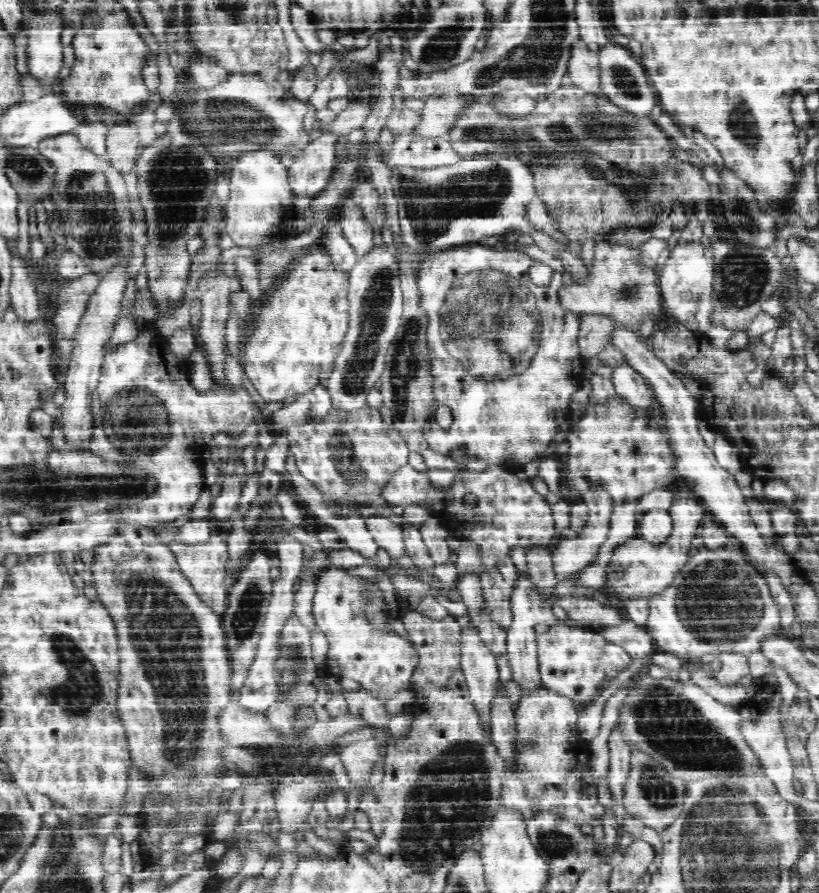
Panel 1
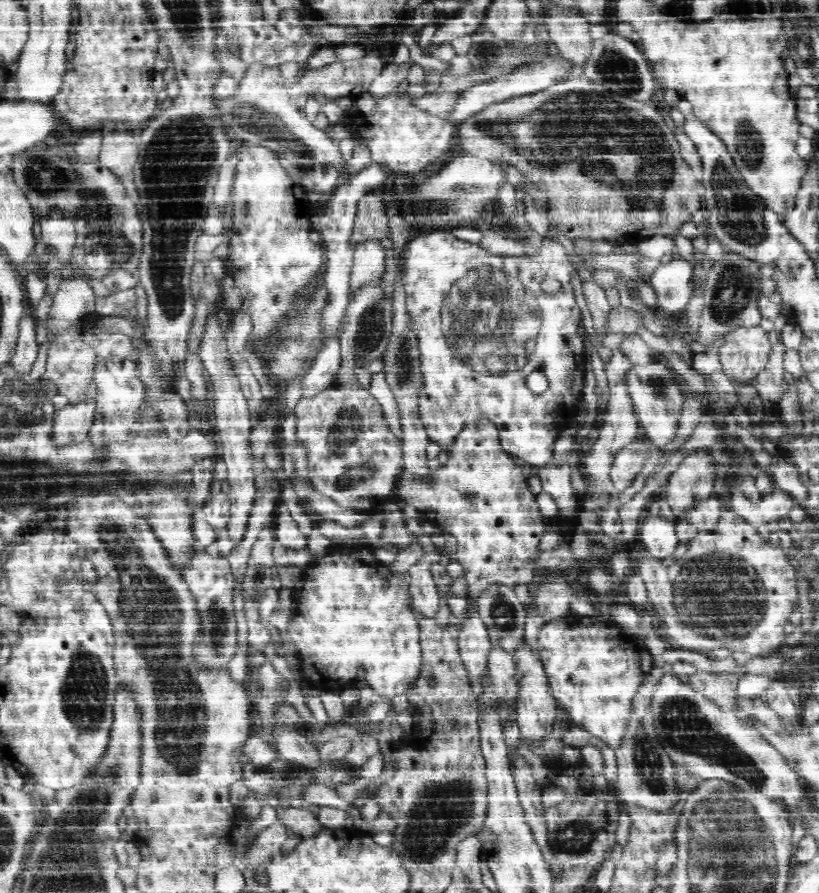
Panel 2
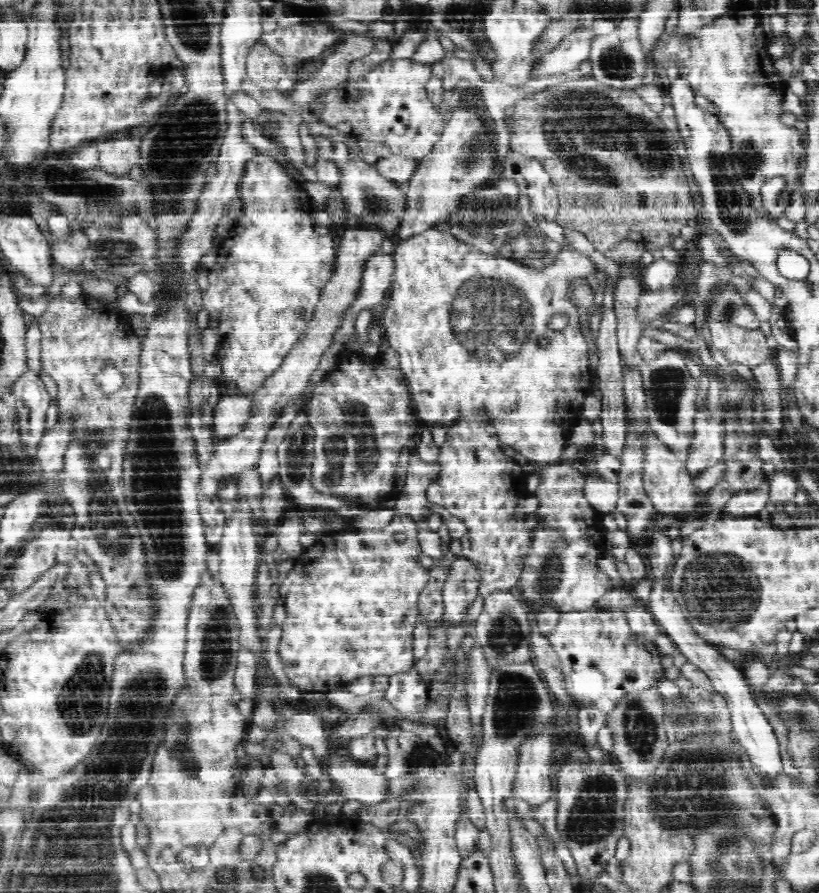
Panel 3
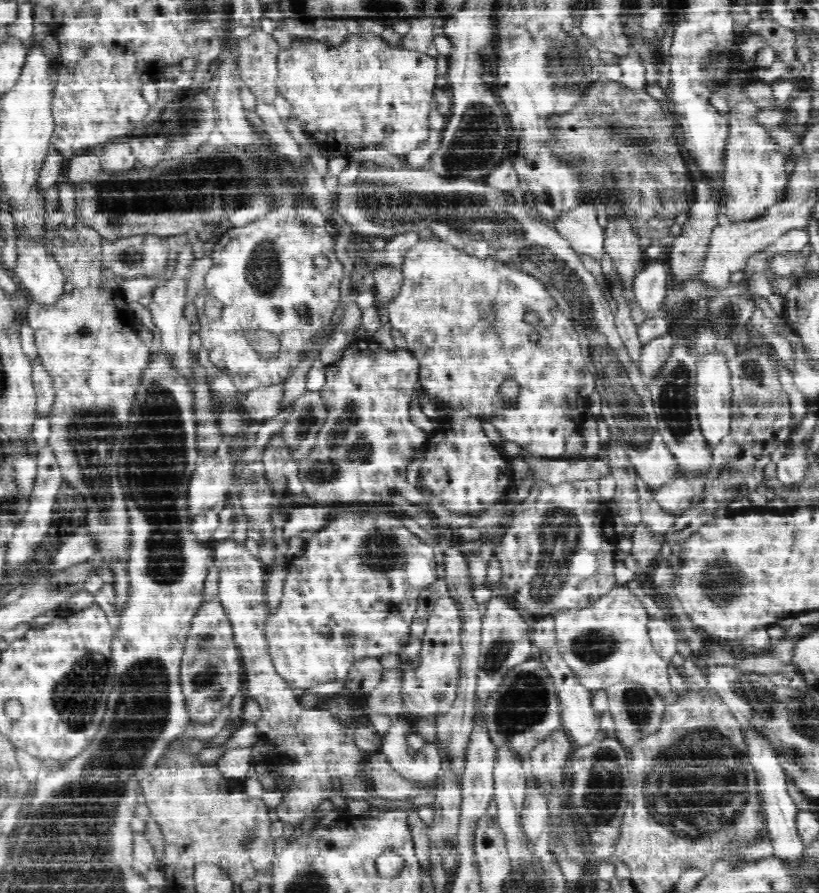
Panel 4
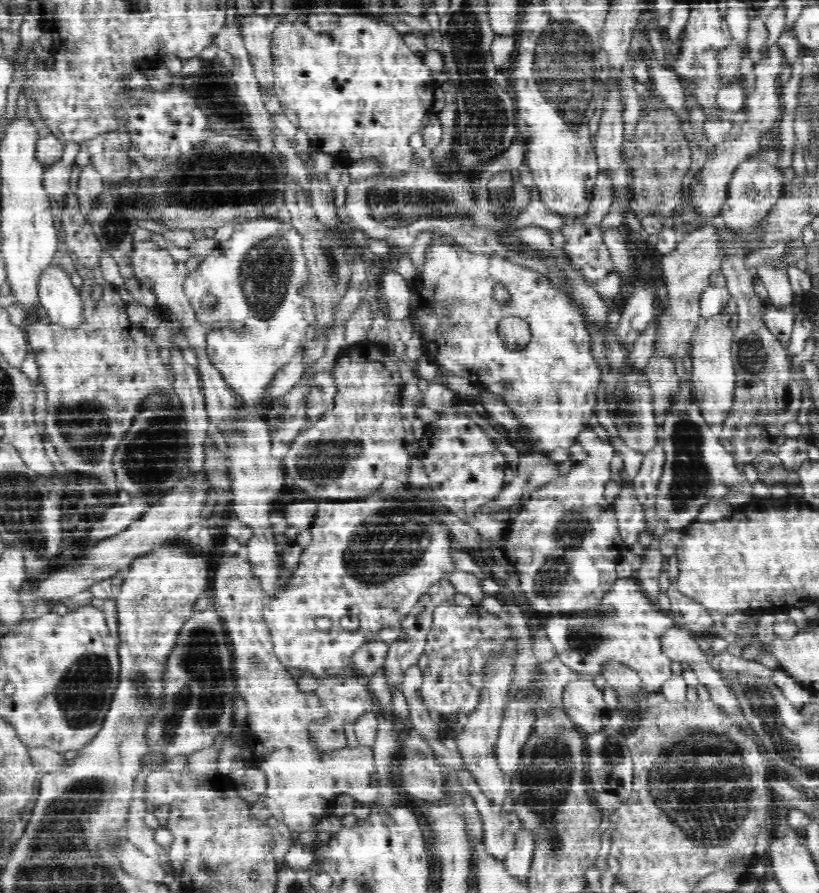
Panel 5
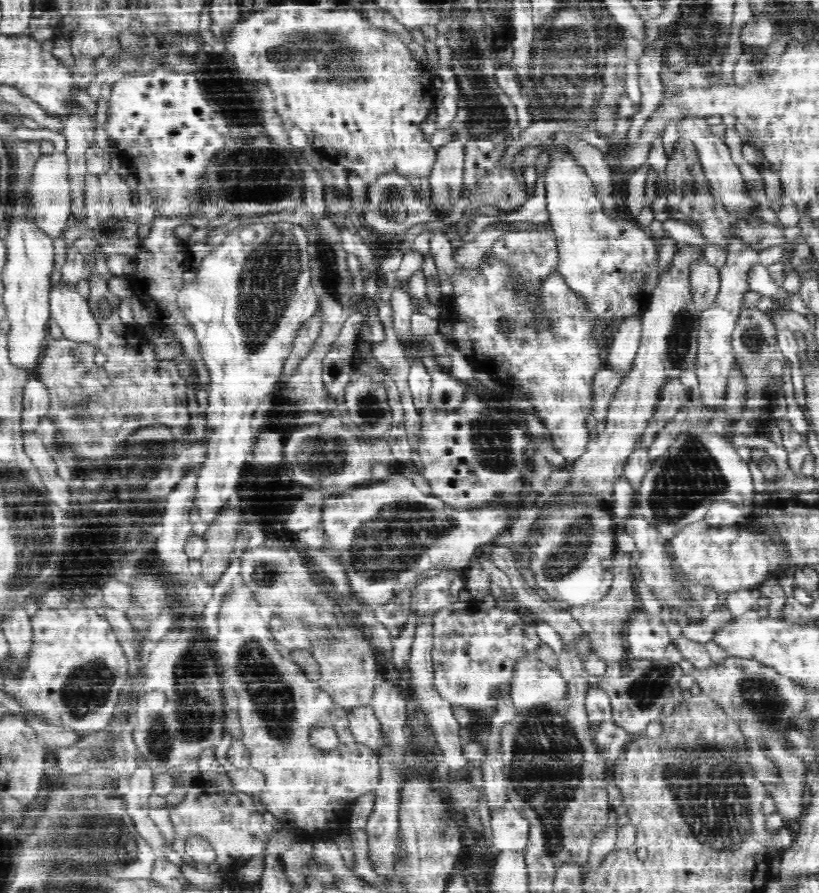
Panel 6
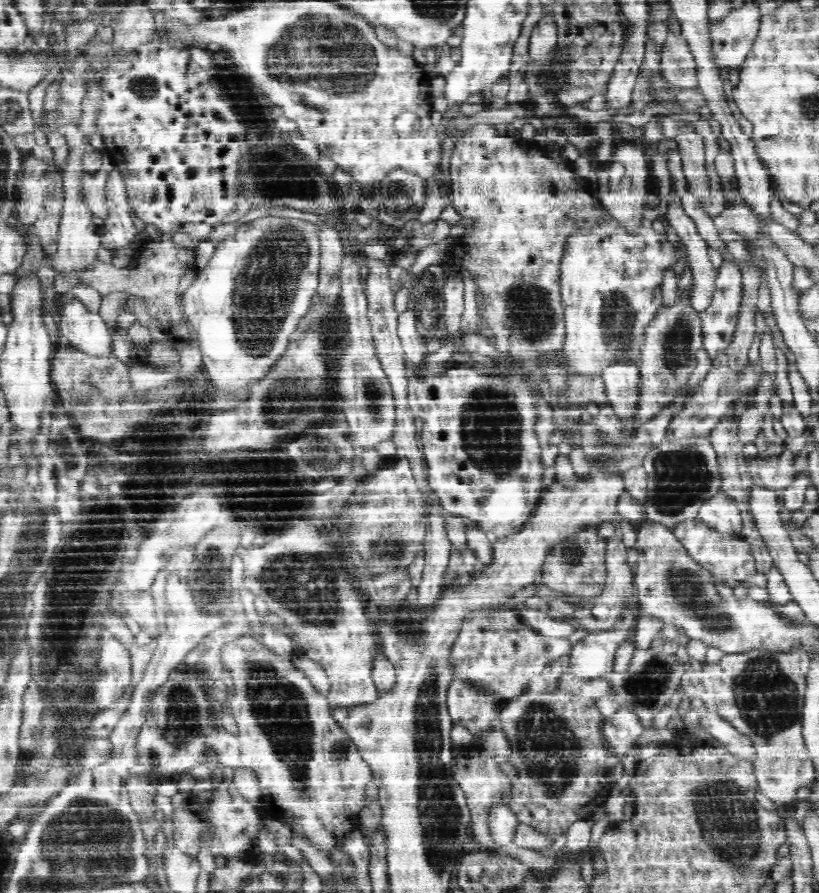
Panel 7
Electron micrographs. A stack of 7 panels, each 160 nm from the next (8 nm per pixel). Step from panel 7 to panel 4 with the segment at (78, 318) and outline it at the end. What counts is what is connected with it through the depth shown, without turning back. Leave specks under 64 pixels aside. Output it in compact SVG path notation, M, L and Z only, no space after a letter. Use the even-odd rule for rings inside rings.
M20 246L22 247L22 254L19 256L19 248L18 251L18 258L17 258L17 267L16 267L16 273L17 273L17 280L21 282L21 287L26 288L28 291L30 291L33 303L40 304L45 307L55 307L56 305L61 305L62 301L66 298L66 293L64 292L64 285L66 284L66 274L64 271L61 270L60 265L58 265L58 262L56 262L56 259L54 256L49 255L46 251L46 248L42 249L26 249L23 250L24 247L27 246Z

